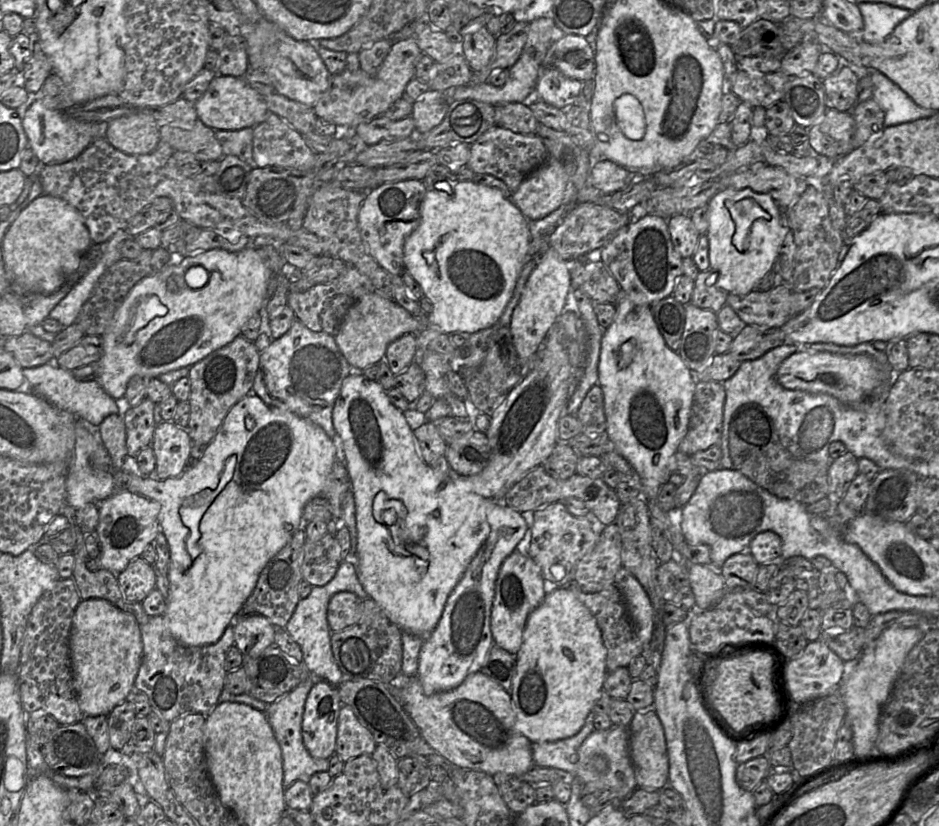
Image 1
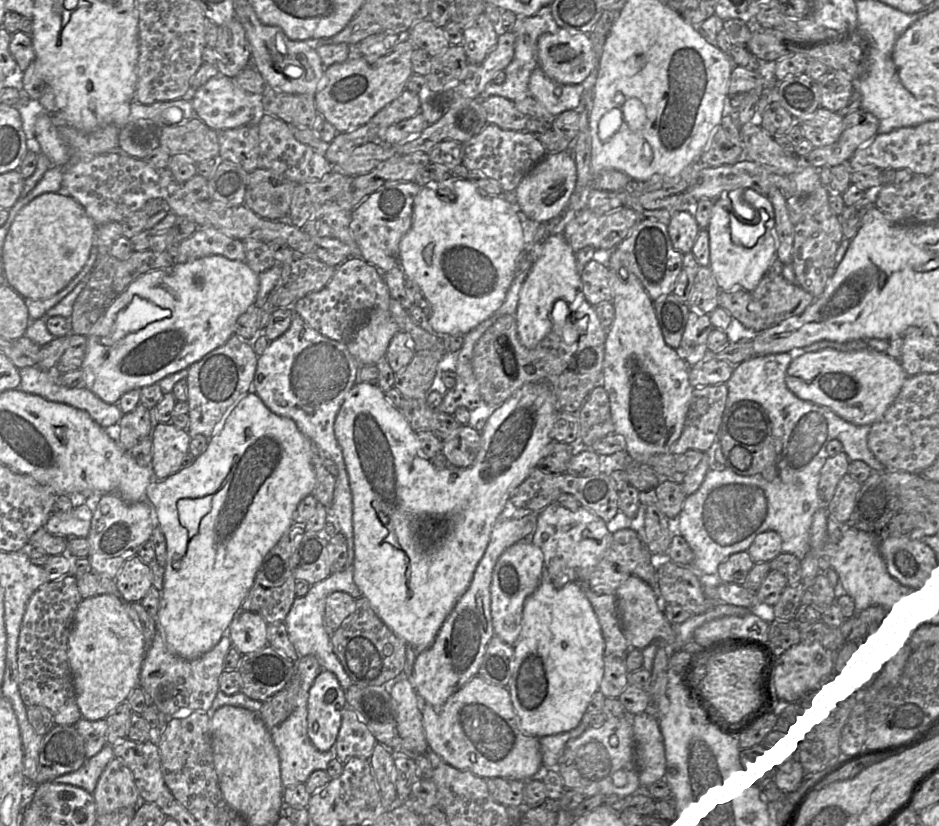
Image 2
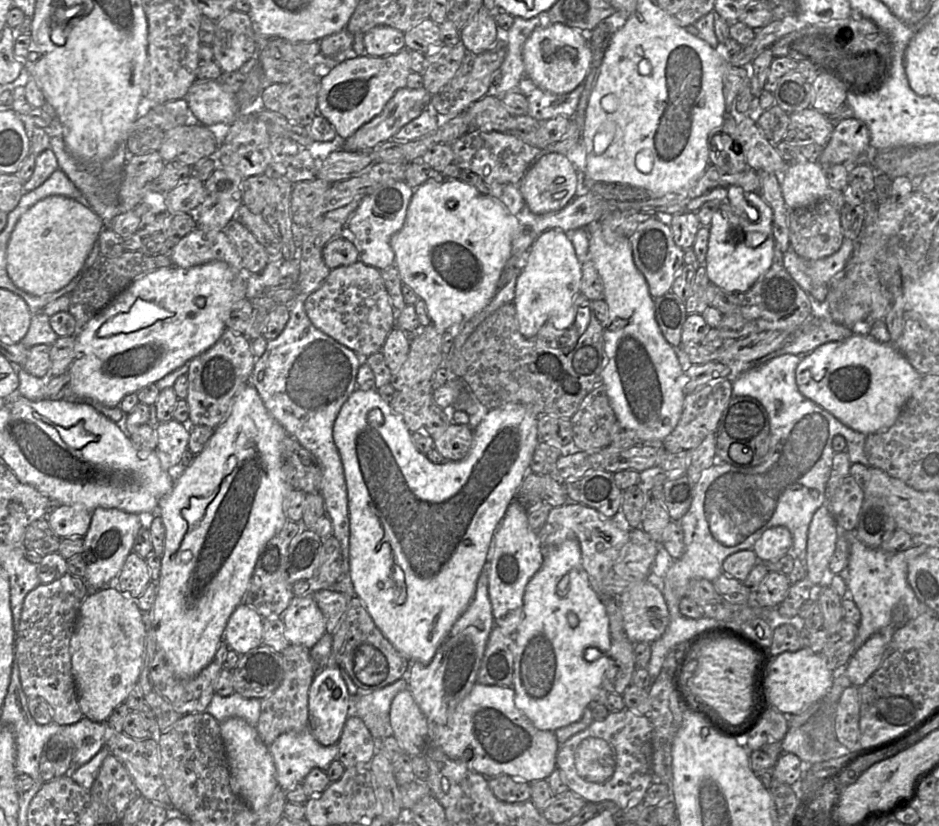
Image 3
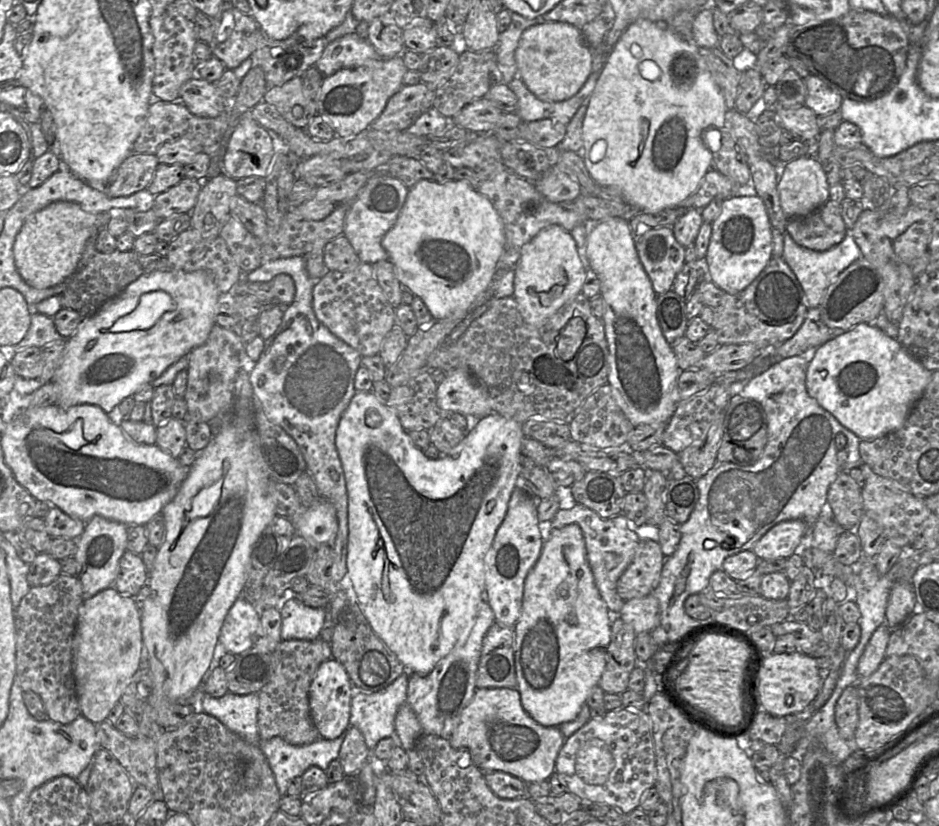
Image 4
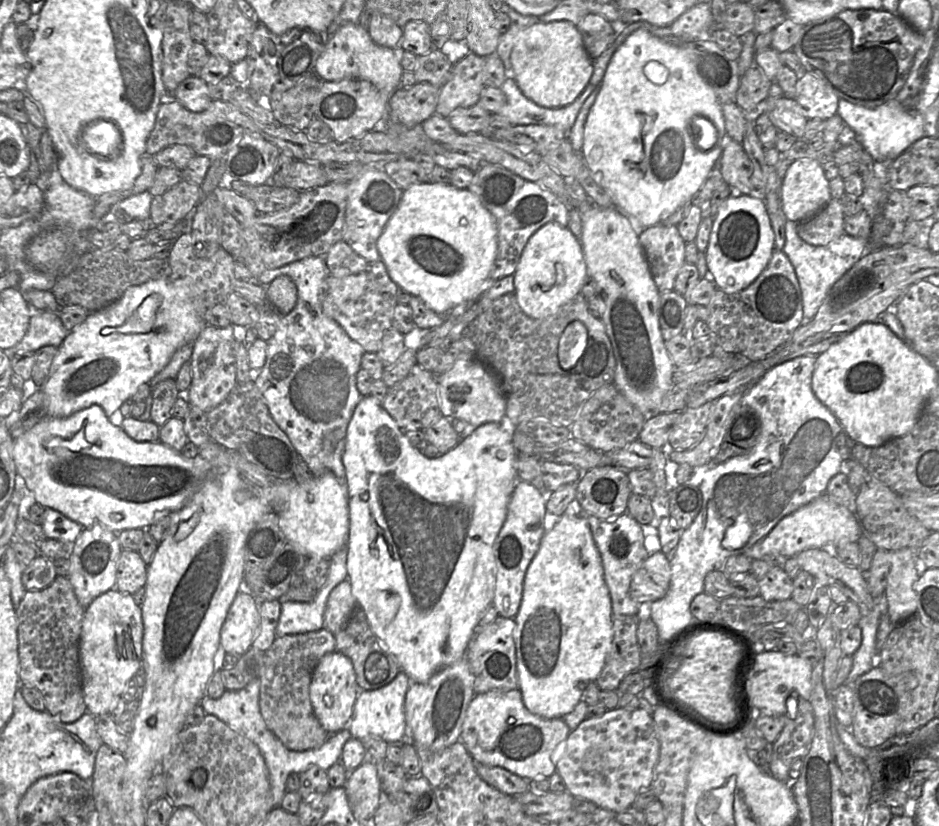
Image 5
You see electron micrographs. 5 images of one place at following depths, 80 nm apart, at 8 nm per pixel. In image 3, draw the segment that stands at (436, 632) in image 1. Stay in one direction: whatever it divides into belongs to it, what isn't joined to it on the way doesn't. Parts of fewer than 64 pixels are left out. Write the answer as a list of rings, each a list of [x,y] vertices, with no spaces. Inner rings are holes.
[[[485,563],[476,584],[474,597],[452,626],[429,664],[415,662],[409,678],[409,690],[430,724],[445,725],[456,706],[477,683],[477,675],[494,618],[488,593],[489,563]]]

